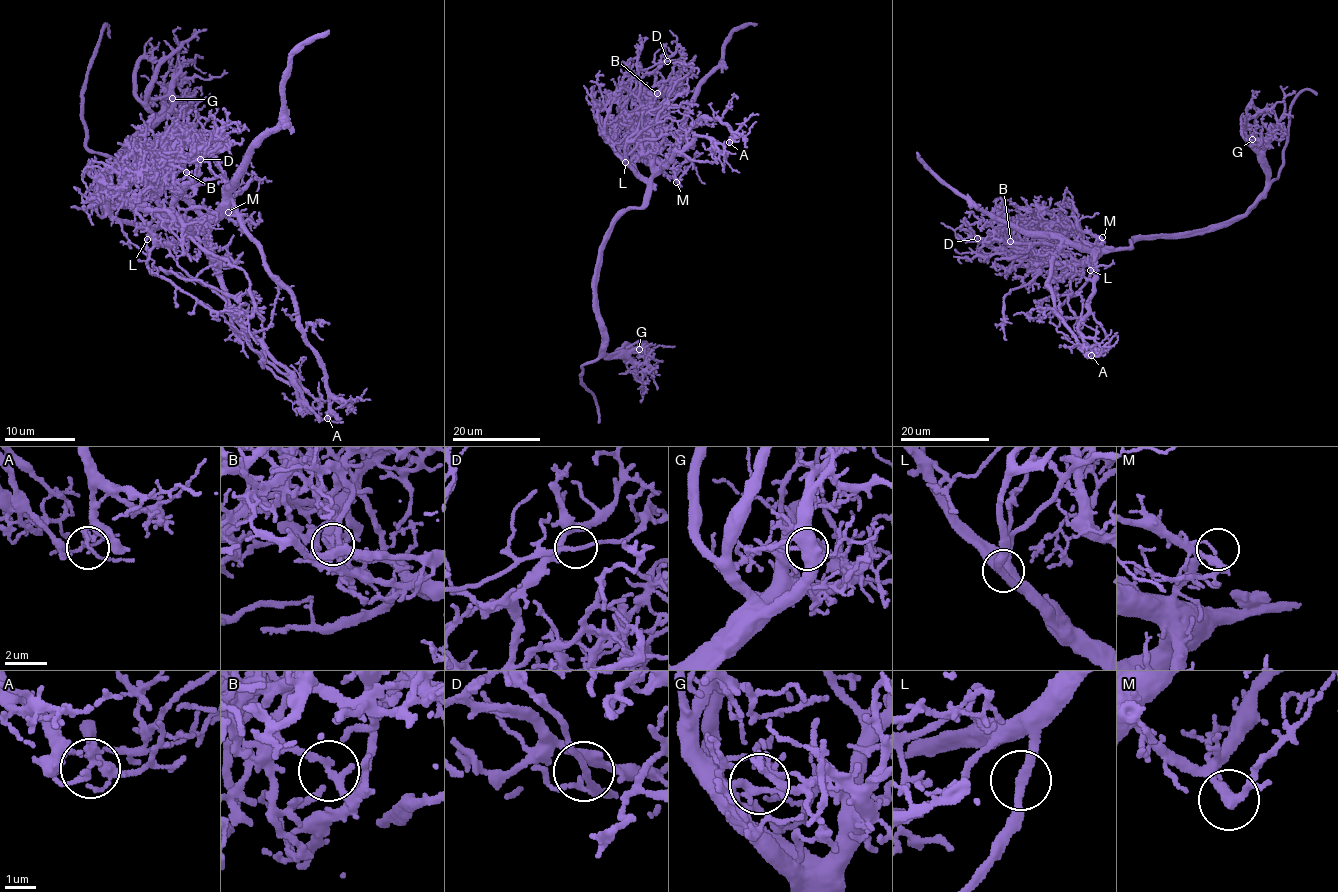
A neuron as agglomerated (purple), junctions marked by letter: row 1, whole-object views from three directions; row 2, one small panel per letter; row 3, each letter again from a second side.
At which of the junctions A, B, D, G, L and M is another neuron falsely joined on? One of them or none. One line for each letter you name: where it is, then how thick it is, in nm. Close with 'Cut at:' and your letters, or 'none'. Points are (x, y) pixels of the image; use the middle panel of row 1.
B: place (657, 93); calibre 240 nm
Cut at: B

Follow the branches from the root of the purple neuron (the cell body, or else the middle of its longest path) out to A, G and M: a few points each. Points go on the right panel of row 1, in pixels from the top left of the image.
A: (1136, 238), (1131, 240), (1130, 248), (1103, 250), (1064, 241), (1053, 260), (1048, 289), (1055, 312), (1091, 355)
G: (1136, 238), (1220, 227), (1241, 218), (1263, 192), (1266, 180), (1262, 158), (1251, 144), (1252, 139)
M: (1136, 238), (1131, 240), (1132, 247), (1095, 249), (1102, 237)

